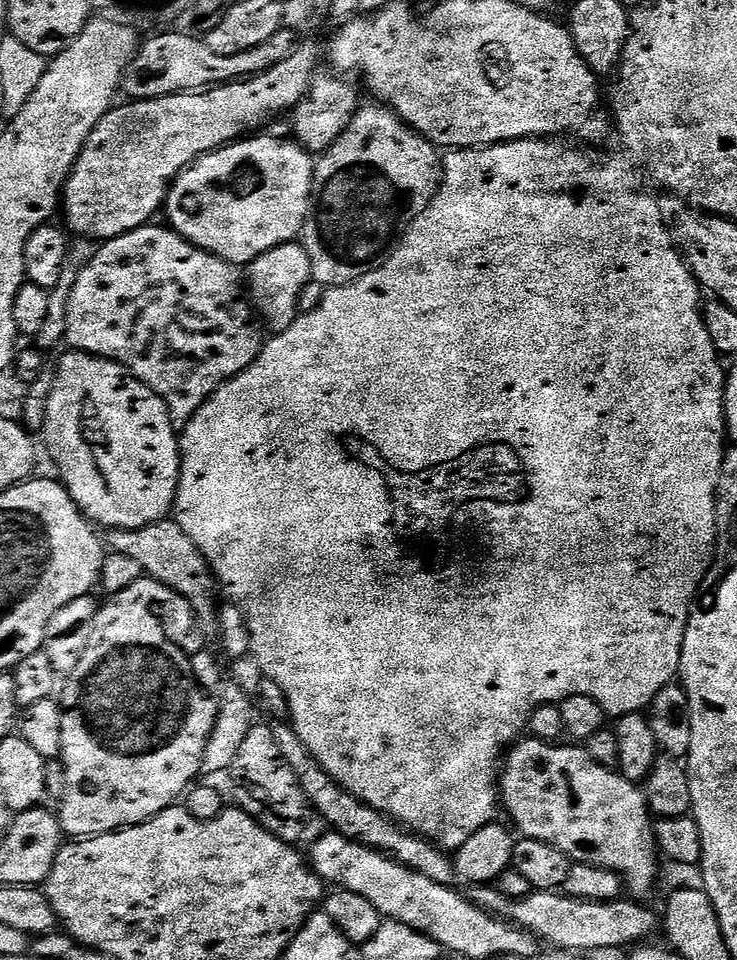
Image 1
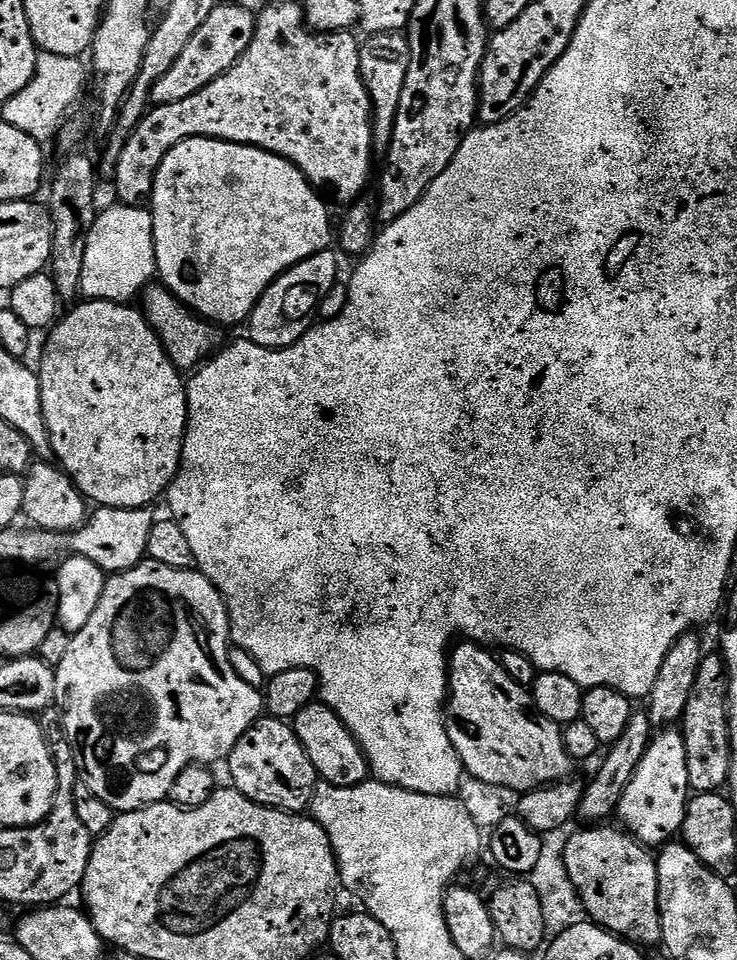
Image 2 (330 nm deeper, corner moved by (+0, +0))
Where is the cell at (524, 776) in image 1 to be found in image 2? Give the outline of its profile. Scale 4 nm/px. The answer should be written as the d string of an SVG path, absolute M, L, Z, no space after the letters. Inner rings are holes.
M460 642L451 649L450 695L446 701L446 719L450 742L460 755L460 761L464 763L465 773L474 779L494 786L508 787L523 794L563 781L567 777L564 775L574 767L572 757L564 749L561 725L546 718L536 709L531 691L518 686L518 682L514 682L514 678L506 674L499 659L487 647Z

